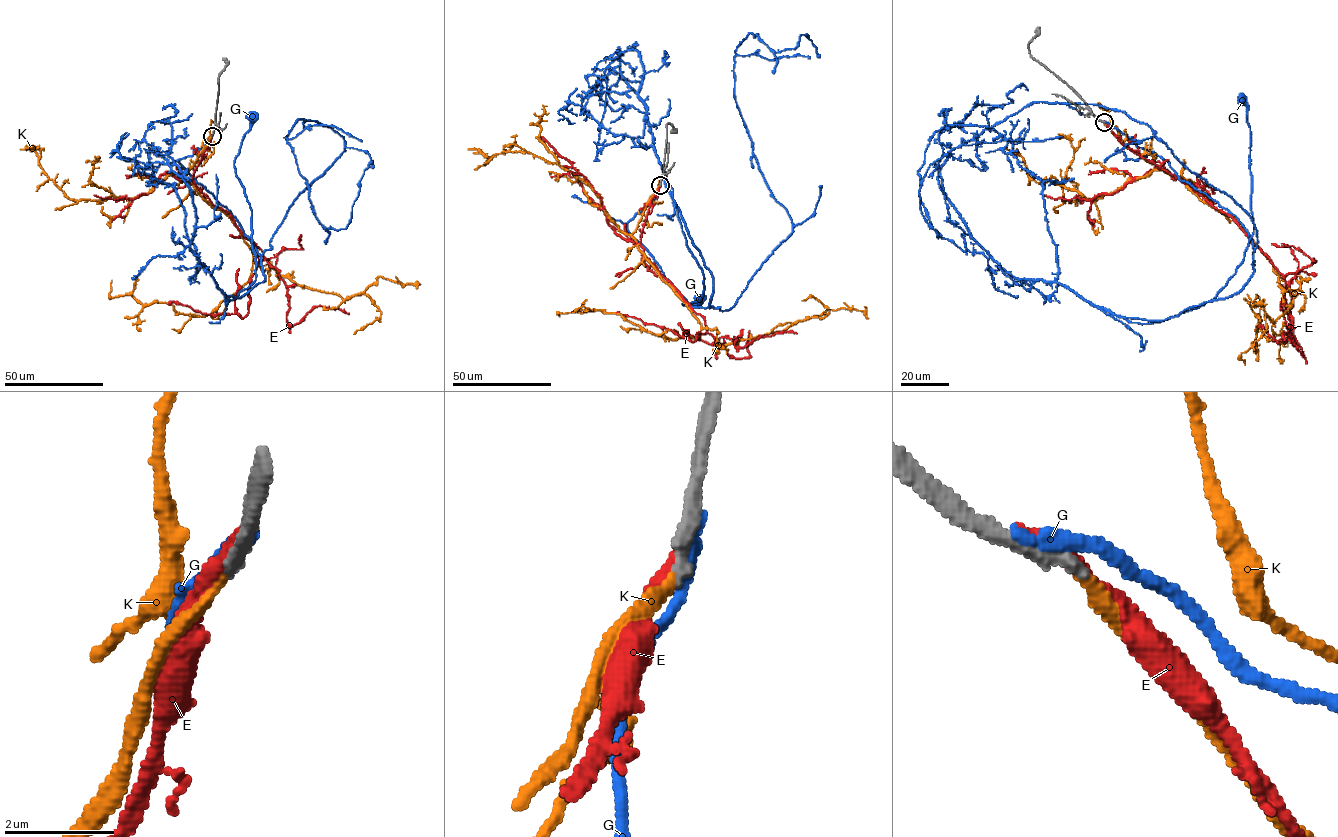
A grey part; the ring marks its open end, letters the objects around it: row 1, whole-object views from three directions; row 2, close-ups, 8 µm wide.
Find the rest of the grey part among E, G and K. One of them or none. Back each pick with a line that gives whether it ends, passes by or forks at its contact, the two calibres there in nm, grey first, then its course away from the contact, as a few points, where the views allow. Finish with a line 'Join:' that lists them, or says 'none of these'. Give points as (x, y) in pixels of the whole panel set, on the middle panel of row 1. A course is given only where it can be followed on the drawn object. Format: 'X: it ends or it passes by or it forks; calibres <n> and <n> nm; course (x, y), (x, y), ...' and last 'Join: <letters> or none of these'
K: it ends; calibres 280 and 200 nm; course (660, 185), (632, 236), (701, 329), (716, 329), (717, 346), (783, 331), (827, 310), (856, 309), (868, 318)
Join: K

